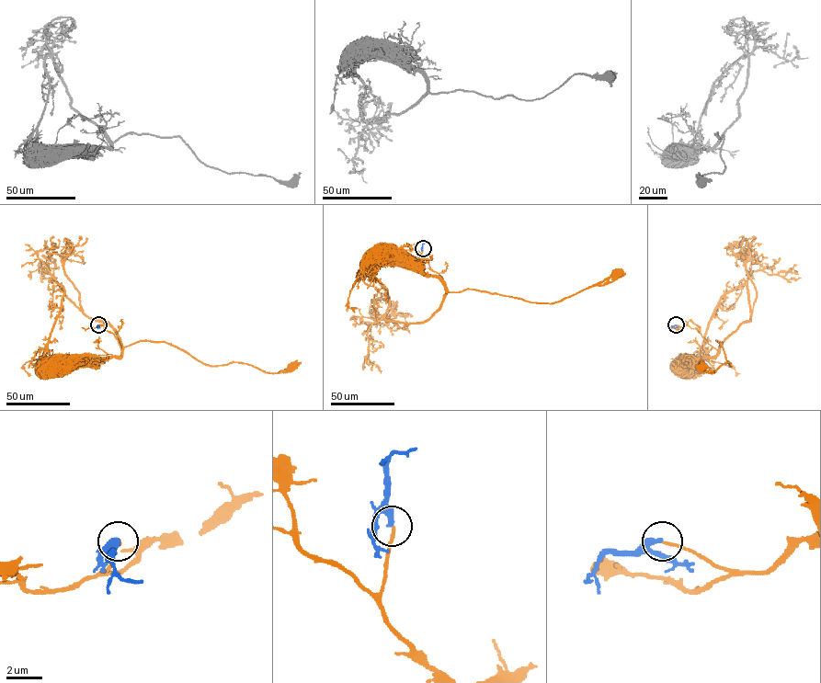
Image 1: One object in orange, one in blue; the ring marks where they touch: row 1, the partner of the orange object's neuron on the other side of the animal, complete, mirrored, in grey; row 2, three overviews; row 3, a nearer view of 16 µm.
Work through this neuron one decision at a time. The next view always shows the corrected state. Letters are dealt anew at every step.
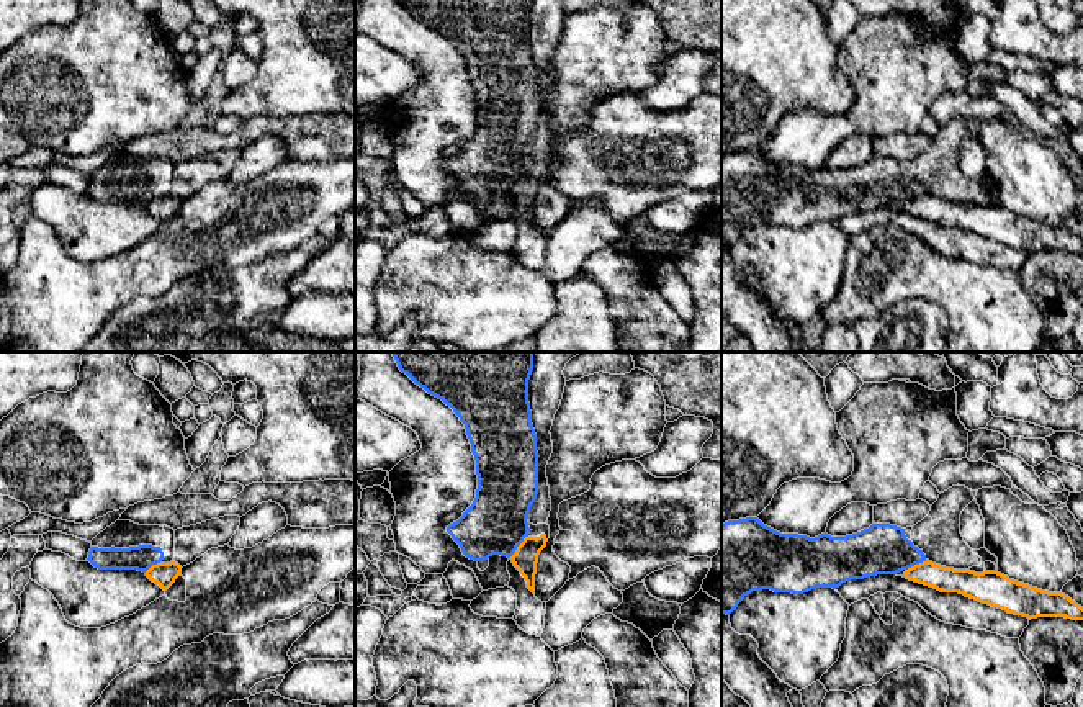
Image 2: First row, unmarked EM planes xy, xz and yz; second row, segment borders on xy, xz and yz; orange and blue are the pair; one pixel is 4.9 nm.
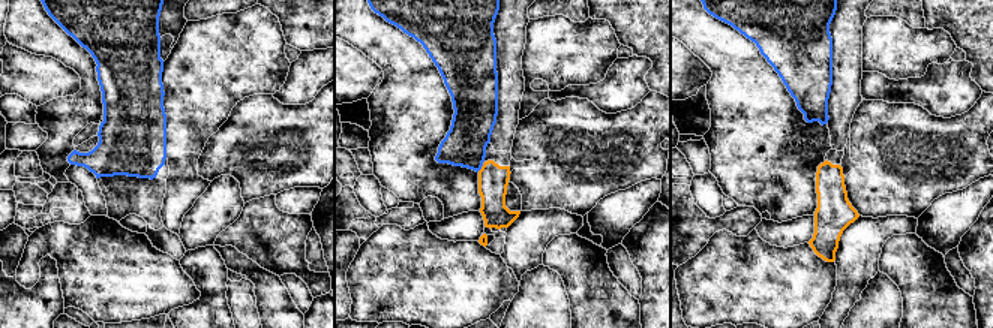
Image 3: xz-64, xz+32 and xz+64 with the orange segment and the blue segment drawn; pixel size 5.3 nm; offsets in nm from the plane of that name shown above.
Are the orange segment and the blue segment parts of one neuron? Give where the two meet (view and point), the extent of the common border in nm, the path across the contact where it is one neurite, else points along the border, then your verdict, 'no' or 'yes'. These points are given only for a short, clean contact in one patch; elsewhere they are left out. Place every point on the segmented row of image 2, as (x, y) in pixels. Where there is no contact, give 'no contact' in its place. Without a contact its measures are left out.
meets orange in xz at (517, 547); contact 140 nm long; runs through xz (525, 557), (517, 547), (496, 522); yes

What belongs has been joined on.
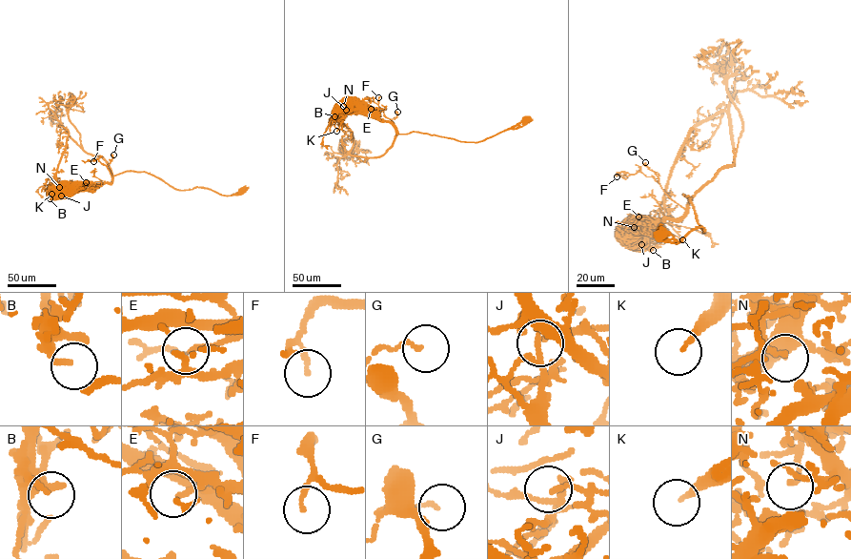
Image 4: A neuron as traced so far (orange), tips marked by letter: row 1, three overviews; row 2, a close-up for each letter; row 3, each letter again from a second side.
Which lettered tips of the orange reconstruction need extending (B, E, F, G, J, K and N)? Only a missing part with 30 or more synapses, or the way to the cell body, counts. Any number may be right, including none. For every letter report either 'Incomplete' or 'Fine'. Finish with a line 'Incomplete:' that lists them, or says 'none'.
B: Incomplete
E: Fine
F: Fine
G: Fine
J: Fine
K: Incomplete
N: Fine
Incomplete: B, K

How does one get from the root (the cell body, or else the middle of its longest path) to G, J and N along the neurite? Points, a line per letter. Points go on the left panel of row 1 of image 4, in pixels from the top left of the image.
G: (242, 191), (226, 196), (204, 187), (178, 190), (143, 172), (126, 171), (112, 177), (107, 166), (113, 155)
J: (242, 191), (178, 190), (147, 173), (126, 171), (111, 183), (80, 183), (61, 196)
N: (242, 191), (226, 196), (204, 187), (178, 190), (134, 171), (114, 175), (110, 183), (59, 187)

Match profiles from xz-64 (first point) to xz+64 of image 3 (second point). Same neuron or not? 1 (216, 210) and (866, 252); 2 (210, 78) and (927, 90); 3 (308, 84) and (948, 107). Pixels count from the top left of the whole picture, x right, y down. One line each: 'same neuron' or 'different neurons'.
1: same neuron
2: different neurons
3: same neuron

